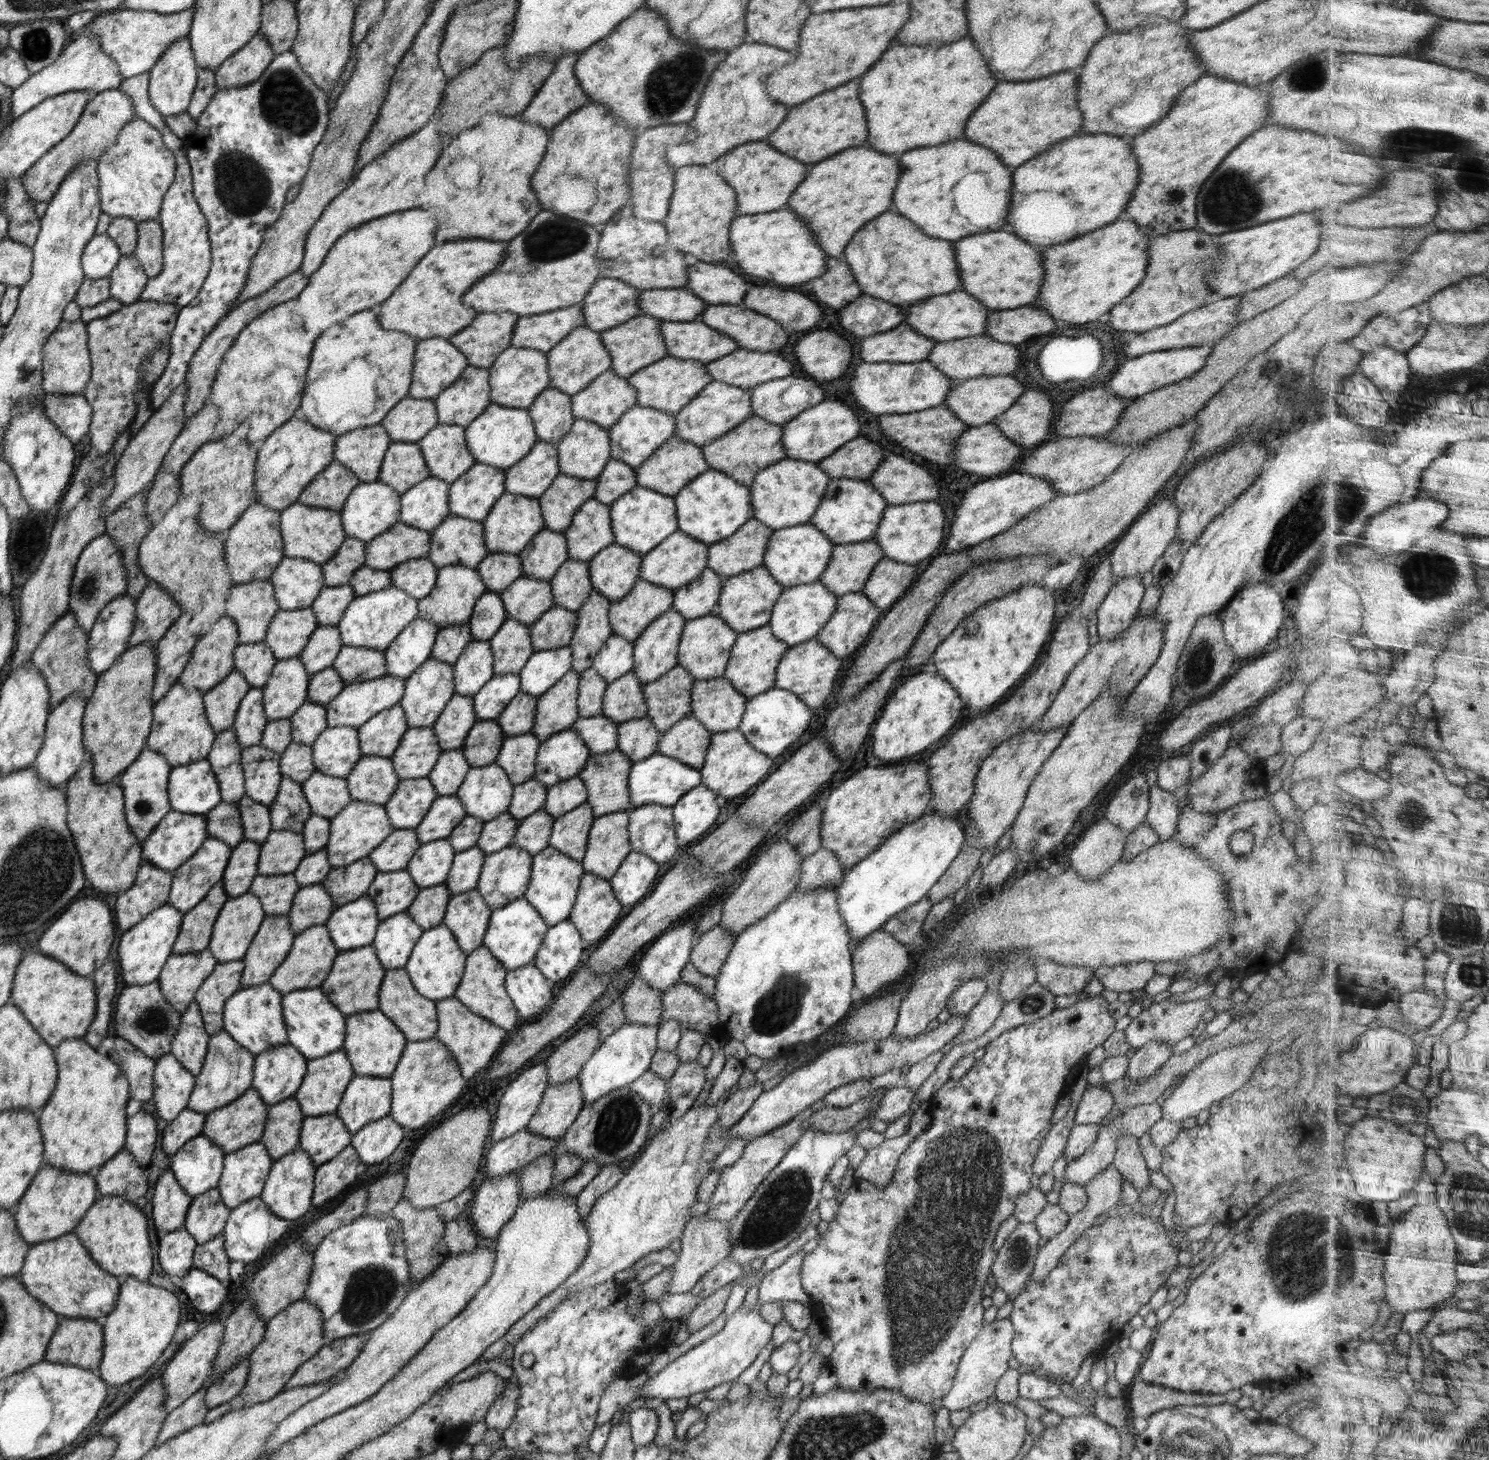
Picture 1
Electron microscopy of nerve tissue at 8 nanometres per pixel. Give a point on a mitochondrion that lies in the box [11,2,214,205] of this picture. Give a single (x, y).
(36, 43)

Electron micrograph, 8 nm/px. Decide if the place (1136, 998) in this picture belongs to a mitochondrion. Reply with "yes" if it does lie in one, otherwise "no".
no

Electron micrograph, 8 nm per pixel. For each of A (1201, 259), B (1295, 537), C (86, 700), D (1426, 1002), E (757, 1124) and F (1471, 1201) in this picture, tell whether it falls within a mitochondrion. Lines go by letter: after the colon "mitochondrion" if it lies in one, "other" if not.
A: other
B: mitochondrion
C: other
D: other
E: other
F: mitochondrion

